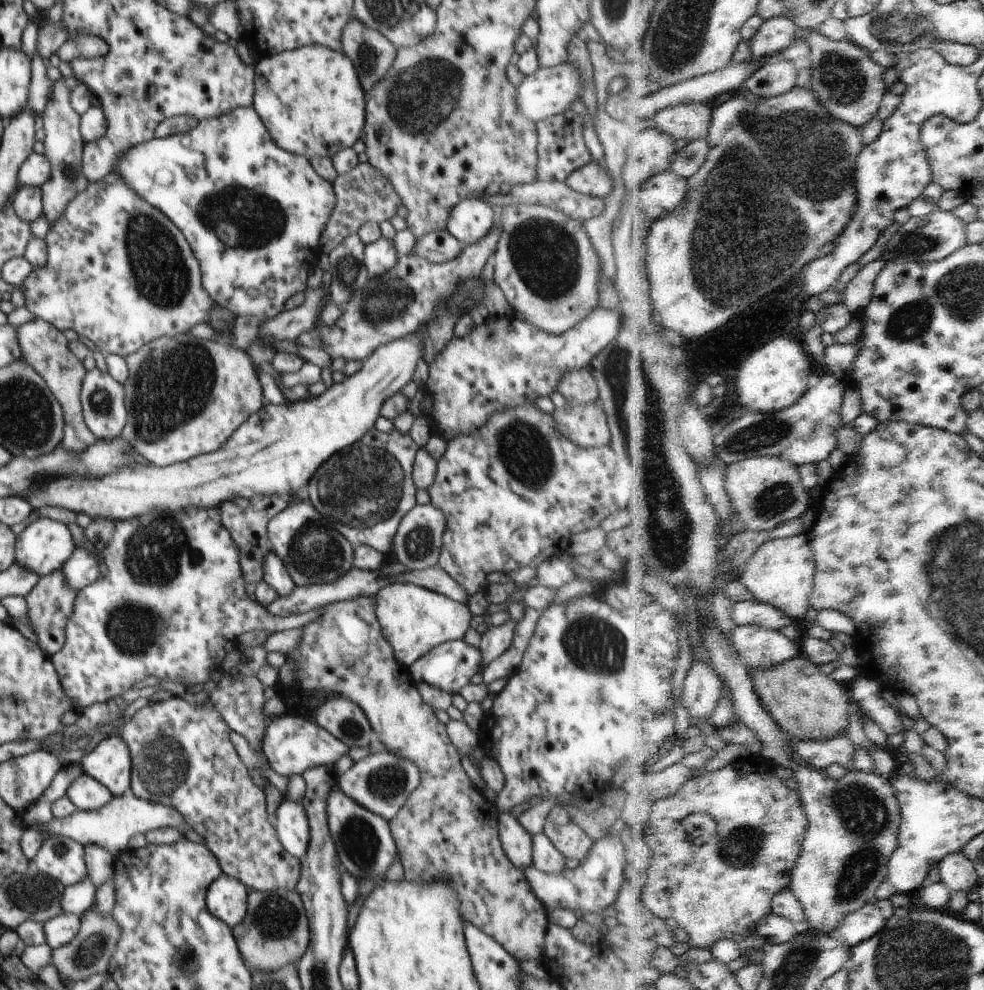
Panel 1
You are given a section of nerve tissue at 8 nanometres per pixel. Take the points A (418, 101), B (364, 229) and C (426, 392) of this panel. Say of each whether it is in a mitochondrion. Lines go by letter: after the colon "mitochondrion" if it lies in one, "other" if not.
A: mitochondrion
B: other
C: other

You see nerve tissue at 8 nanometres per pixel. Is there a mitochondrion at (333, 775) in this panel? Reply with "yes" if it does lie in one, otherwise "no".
no

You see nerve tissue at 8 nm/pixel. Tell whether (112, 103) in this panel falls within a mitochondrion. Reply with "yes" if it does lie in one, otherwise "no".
no

